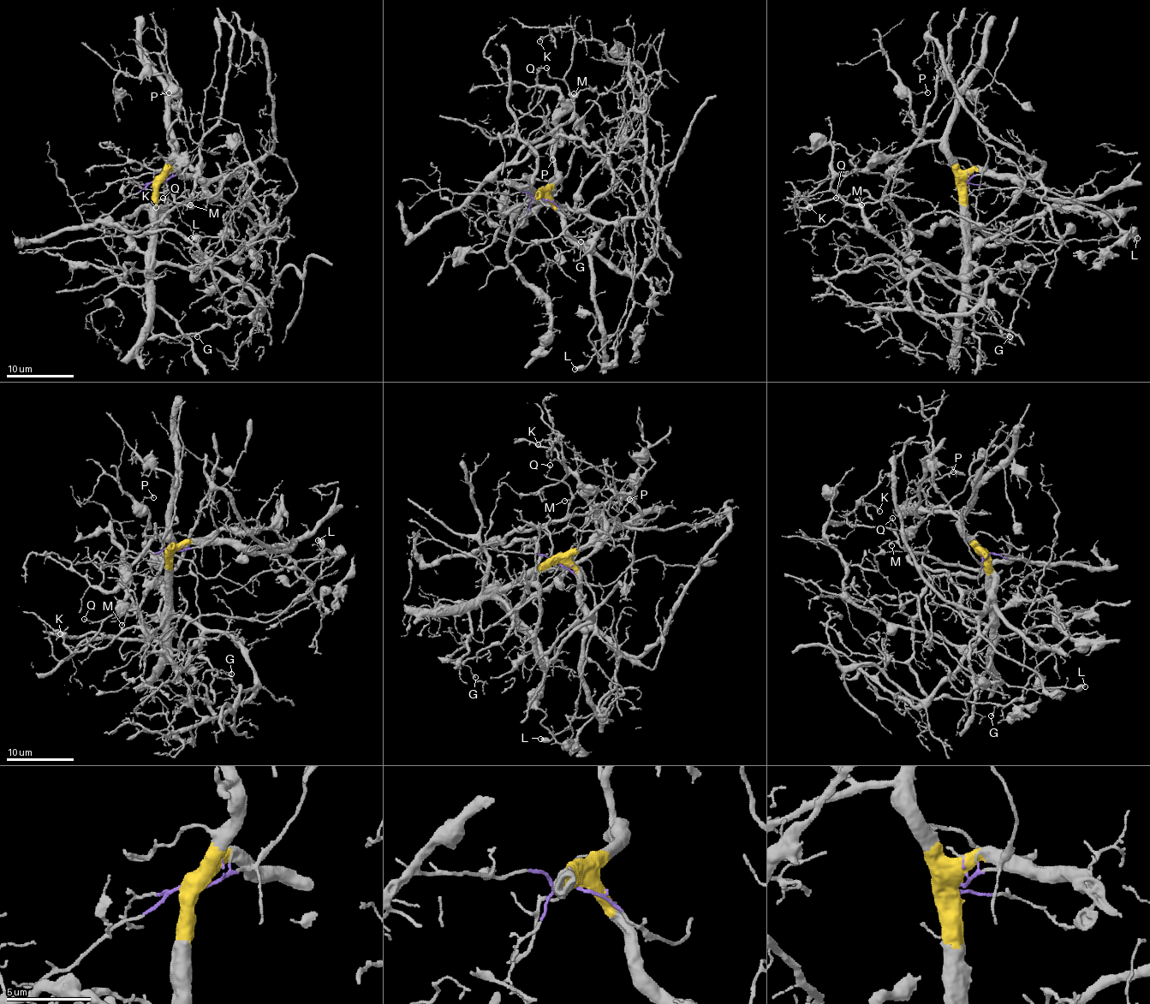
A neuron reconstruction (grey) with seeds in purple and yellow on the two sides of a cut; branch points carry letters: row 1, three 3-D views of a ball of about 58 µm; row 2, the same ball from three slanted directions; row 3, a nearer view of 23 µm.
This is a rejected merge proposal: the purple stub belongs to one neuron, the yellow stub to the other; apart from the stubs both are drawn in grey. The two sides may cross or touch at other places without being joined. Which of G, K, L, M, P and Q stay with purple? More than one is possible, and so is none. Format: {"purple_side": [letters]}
{"purple_side": ["G", "K", "L", "M", "Q"]}

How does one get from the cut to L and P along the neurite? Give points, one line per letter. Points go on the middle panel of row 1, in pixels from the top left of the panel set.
L: (540, 197), (479, 187), (559, 134), (587, 145), (601, 139), (637, 212), (632, 295), (618, 330), (574, 369)
P: (540, 197), (557, 179), (554, 158), (551, 155), (554, 146), (564, 143), (551, 145), (547, 150), (552, 160)

